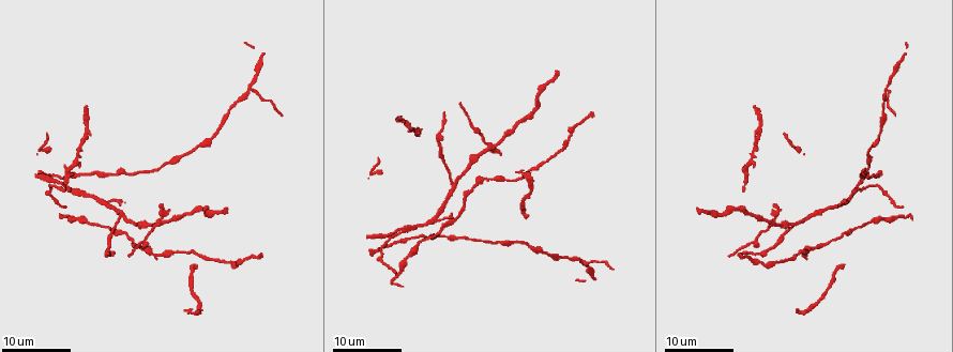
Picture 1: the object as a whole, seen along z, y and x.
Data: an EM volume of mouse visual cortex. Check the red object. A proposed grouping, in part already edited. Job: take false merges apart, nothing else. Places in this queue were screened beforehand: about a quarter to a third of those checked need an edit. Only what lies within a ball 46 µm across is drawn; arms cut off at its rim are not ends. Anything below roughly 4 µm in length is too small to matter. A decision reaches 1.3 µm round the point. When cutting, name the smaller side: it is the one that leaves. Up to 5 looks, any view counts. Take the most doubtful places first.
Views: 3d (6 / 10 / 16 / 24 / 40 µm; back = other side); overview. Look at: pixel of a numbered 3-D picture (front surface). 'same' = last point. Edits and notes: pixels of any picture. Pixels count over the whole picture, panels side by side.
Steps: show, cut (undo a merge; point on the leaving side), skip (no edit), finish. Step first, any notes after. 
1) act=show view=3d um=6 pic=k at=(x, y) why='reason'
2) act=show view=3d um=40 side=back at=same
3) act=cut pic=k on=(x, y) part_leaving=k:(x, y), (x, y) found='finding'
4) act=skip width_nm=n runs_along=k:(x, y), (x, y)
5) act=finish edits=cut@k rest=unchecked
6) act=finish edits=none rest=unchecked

act=show view=3d um=24 pic=1 at=(251, 89) why='three arms meet'

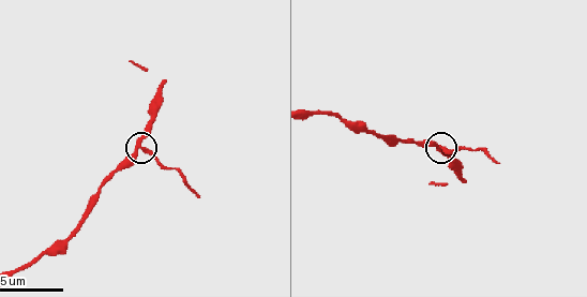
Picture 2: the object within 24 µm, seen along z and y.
act=show view=3d um=6 pic=2 at=(140, 146)

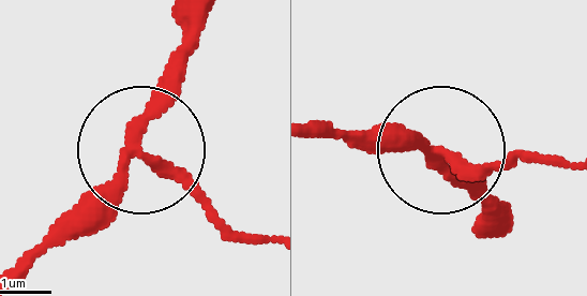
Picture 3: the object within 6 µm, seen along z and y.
act=skip width_nm=200 runs_along=3:(15, 275), (143, 154), (228, 232) found='all the same cell'

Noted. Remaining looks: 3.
act=show view=3d um=24 pic=1 at=(809, 214) why='two arms in line, one across'

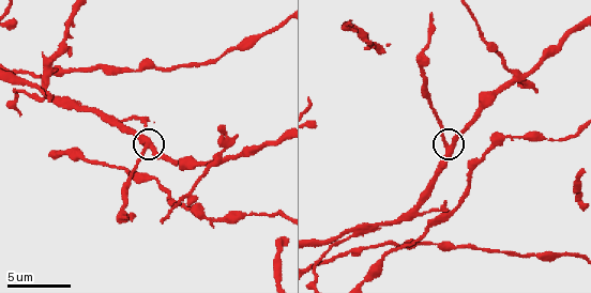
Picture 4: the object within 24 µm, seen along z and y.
act=show view=3d um=6 pic=4 at=(450, 146)

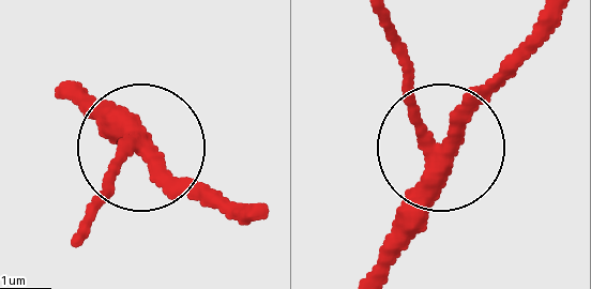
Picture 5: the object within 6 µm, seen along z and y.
act=skip width_nm=290 runs_along=5:(62, 93), (232, 216) found='continuous, no second cell'

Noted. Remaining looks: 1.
act=show view=3d um=6 pic=4 at=(520, 79) why='four-way junction'

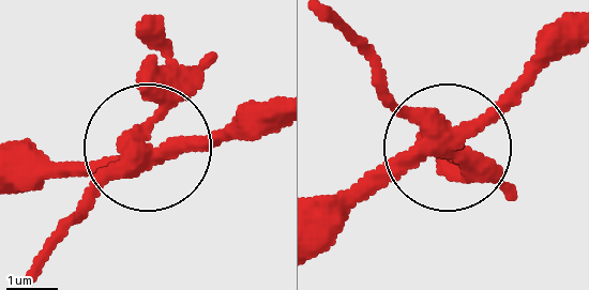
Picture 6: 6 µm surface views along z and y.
act=cut pic=6 on=(168, 93) part_leaving=6:(435, 138), (337, 23) found='a second cell is stuck on'

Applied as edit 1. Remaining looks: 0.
act=finish edits=cut@6 rest=unchecked

